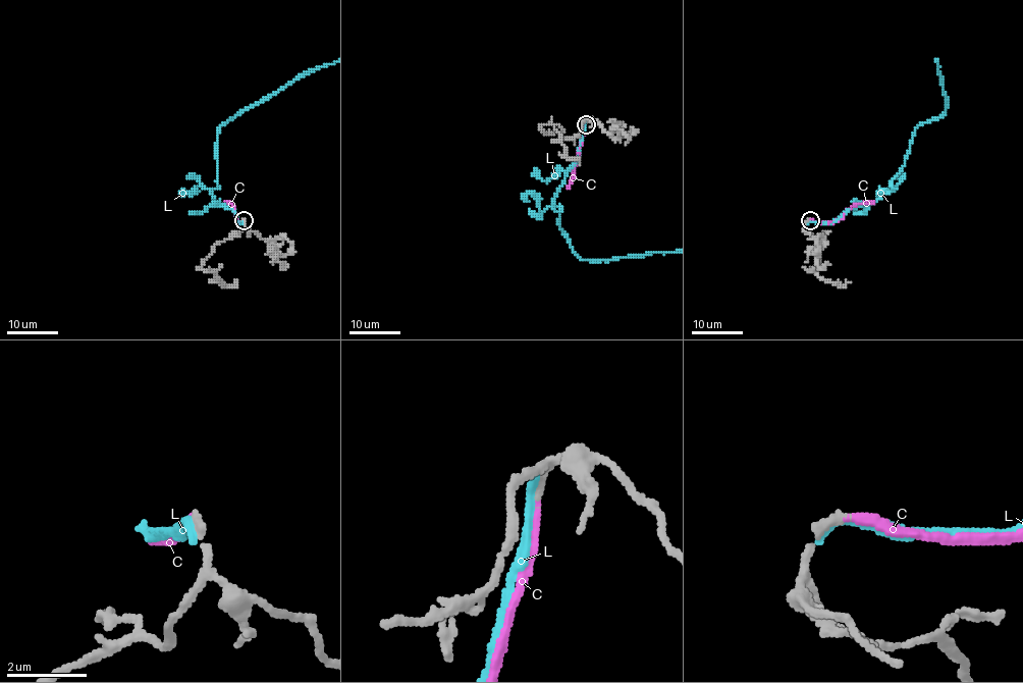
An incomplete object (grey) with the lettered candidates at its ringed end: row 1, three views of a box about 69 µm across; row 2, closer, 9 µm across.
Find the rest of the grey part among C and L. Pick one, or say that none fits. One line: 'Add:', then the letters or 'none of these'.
Add: C

